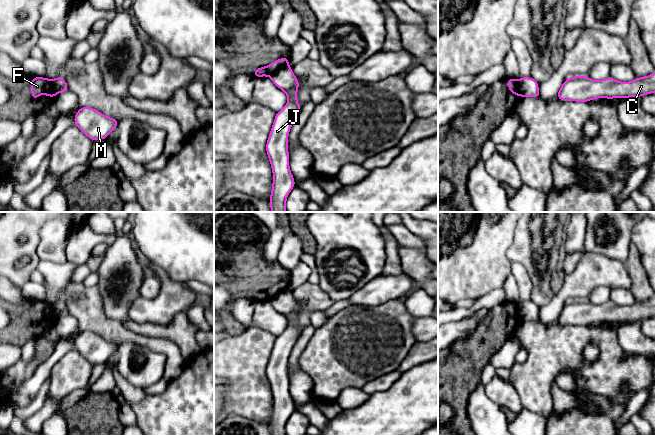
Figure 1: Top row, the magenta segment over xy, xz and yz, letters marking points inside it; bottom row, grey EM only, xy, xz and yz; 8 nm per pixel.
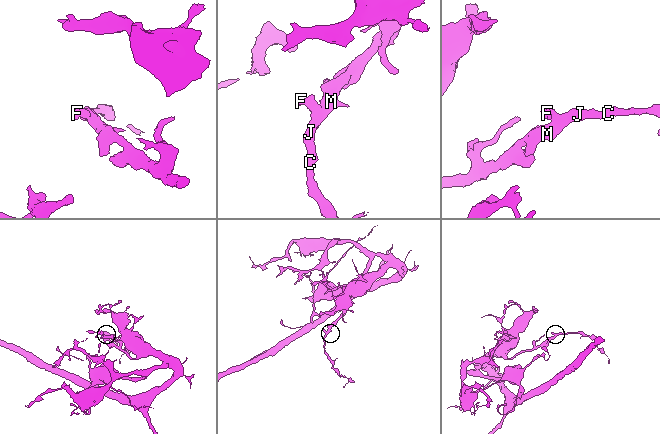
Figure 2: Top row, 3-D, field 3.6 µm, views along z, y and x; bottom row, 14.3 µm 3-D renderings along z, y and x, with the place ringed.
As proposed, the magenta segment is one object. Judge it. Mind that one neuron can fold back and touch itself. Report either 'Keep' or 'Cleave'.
Cleave

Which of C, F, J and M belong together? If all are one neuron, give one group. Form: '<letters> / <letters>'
C J M / F

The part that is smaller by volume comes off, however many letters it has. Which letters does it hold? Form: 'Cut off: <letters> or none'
Cut off: F

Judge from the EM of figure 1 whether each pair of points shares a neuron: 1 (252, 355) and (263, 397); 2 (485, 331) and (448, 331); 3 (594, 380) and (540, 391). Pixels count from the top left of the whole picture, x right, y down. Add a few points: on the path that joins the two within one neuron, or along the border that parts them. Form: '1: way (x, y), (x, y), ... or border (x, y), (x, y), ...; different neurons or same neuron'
1: way (252, 365), (253, 387); same neuron
2: border (487, 313), (471, 332), (458, 338), (452, 344); different neurons
3: way (604, 353), (593, 337), (582, 337), (555, 364); same neuron

